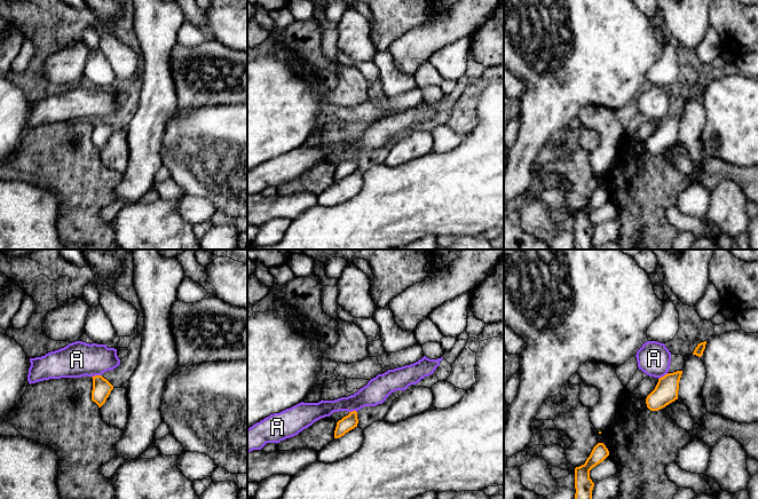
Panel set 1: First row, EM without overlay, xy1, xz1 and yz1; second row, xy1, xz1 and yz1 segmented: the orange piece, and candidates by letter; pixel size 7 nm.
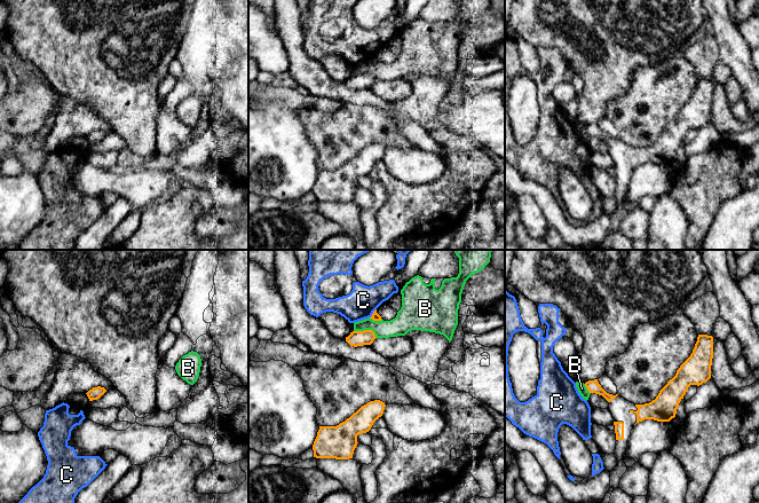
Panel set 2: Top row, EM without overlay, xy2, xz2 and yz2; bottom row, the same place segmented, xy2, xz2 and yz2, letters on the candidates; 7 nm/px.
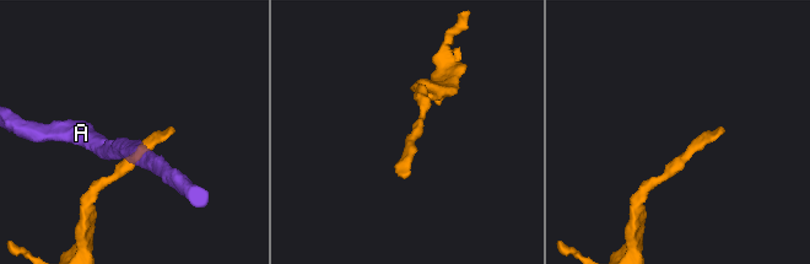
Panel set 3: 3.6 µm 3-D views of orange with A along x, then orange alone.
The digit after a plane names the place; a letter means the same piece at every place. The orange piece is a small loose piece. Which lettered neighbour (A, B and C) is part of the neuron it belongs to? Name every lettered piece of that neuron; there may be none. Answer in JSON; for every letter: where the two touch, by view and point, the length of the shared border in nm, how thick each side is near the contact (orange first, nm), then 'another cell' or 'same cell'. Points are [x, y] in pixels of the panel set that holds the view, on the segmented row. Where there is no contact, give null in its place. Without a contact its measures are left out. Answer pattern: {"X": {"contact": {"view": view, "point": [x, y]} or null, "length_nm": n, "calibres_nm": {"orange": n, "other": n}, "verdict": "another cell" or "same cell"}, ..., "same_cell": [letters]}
{"A": {"contact": {"view": "xy1", "point": [96, 375]}, "length_nm": 70, "calibres_nm": {"orange": 130, "other": 240}, "verdict": "another cell"}, "B": {"contact": {"view": "xz2", "point": [366, 330]}, "length_nm": 180, "calibres_nm": {"orange": 110, "other": 140}, "verdict": "another cell"}, "C": {"contact": {"view": "xz2", "point": [373, 313]}, "length_nm": 80, "calibres_nm": {"orange": 60, "other": 220}, "verdict": "another cell"}, "same_cell": []}

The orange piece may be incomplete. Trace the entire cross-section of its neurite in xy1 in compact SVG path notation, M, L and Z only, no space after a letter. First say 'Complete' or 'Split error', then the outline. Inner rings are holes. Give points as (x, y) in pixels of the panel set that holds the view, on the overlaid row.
Complete. M95 375L93 378L92 401L101 407L109 397L113 386L104 379L102 375Z

